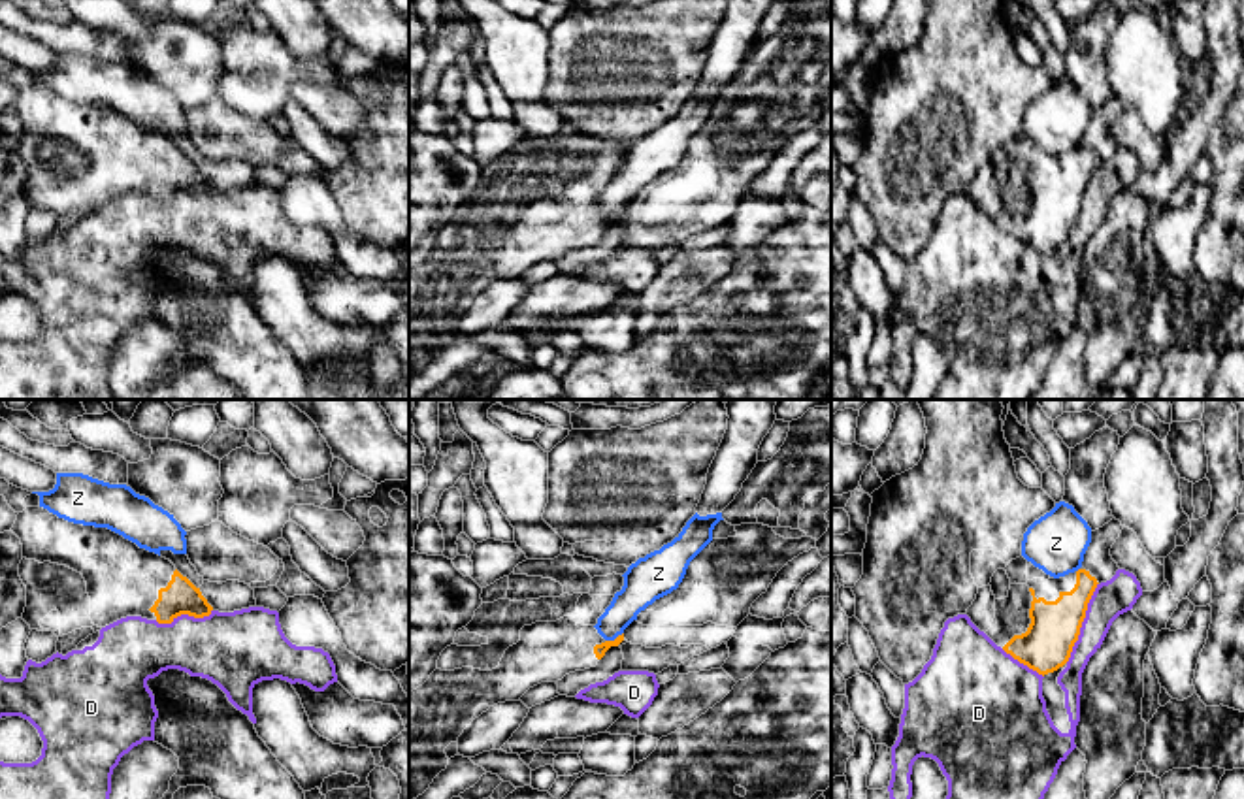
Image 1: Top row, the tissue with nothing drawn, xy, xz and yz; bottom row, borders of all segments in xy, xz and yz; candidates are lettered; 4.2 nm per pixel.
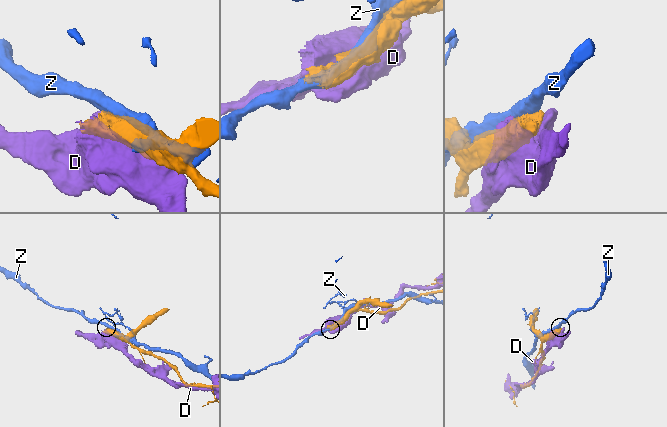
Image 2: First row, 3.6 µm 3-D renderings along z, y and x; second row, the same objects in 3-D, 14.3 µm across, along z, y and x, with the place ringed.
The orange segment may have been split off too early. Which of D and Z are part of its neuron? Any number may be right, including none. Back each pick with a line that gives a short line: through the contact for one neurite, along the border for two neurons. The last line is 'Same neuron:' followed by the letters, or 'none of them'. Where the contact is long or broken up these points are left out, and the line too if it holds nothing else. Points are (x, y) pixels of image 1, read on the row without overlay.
Same neuron: none of them

